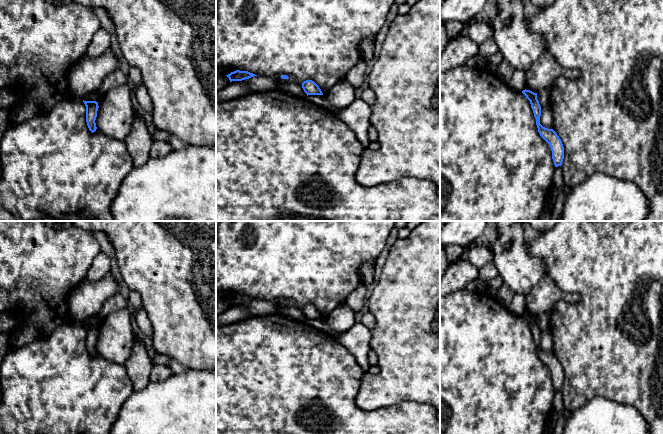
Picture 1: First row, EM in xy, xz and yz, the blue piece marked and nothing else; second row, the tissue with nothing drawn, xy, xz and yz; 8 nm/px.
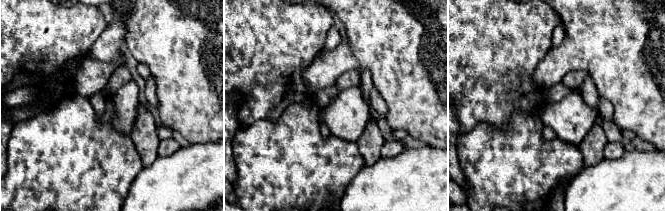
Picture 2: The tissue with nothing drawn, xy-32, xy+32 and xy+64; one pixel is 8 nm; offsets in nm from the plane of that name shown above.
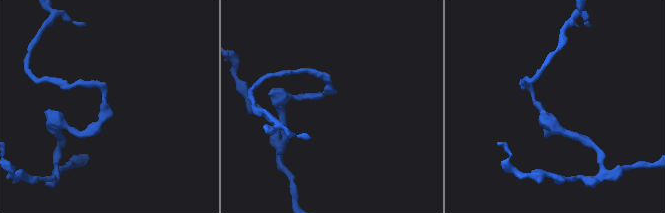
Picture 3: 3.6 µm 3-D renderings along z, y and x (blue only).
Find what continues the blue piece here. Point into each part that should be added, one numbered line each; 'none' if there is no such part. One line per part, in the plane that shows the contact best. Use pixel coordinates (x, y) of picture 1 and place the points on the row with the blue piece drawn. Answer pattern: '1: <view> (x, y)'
none

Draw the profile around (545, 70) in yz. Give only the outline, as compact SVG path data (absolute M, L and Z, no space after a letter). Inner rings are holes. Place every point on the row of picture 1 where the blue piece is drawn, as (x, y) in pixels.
M545 50L526 71L525 86L537 93L542 89L550 88L553 82L564 73L565 69L558 64L551 53Z

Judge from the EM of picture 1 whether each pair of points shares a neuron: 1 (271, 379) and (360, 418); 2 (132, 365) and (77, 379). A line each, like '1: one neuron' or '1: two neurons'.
1: one neuron
2: two neurons

